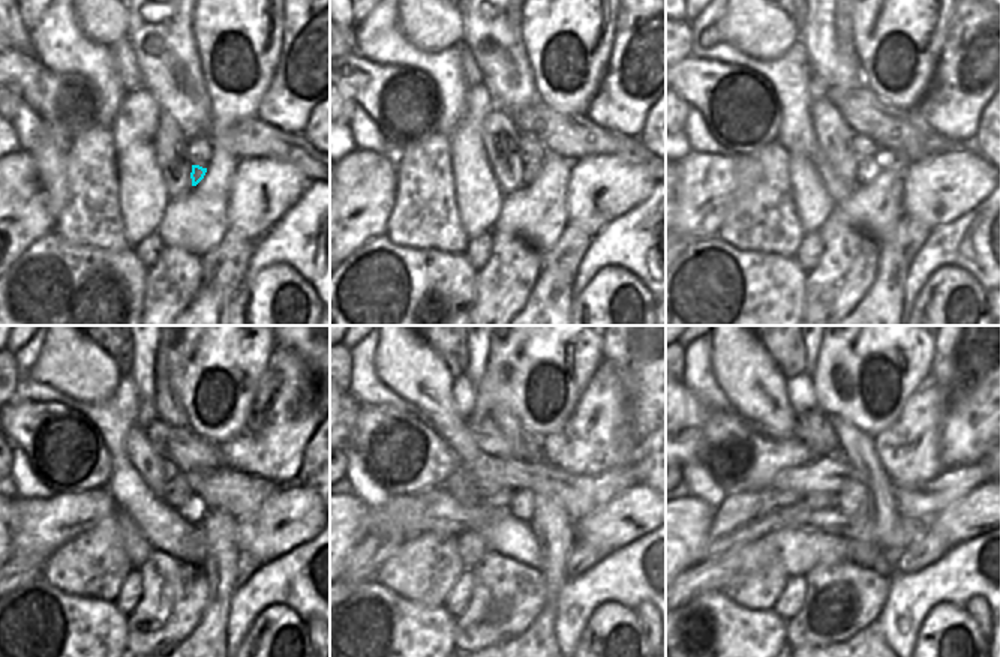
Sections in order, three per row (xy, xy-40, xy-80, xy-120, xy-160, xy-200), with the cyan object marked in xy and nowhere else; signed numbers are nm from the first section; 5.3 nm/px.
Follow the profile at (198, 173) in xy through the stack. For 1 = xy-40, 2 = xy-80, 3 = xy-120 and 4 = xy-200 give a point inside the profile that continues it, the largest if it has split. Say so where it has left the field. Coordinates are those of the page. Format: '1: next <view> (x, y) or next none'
1: next xy-40 (531, 171)
2: next xy-80 (864, 171)
3: next xy-120 (192, 510)
4: next xy-200 (853, 497)

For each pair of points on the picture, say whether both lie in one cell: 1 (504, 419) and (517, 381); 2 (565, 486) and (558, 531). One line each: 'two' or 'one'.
1: two
2: two

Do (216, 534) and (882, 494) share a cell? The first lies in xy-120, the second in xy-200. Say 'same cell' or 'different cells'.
same cell

